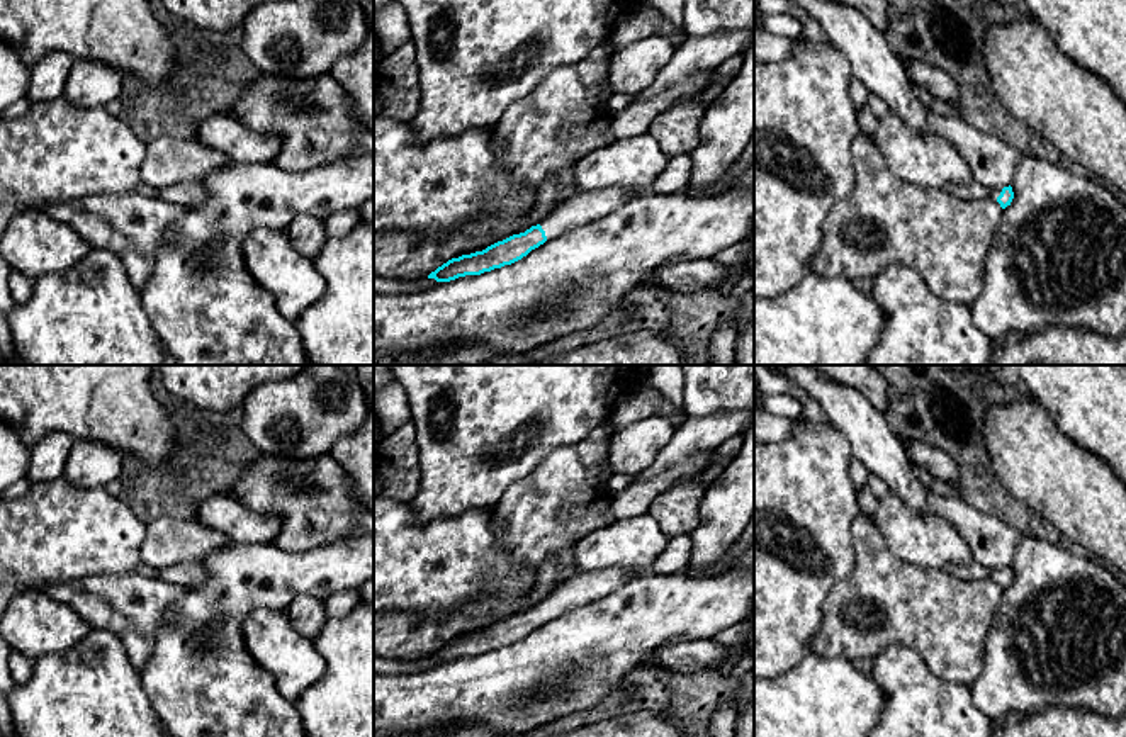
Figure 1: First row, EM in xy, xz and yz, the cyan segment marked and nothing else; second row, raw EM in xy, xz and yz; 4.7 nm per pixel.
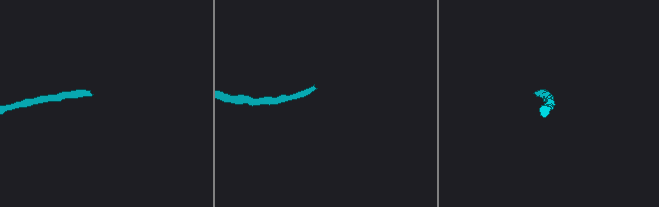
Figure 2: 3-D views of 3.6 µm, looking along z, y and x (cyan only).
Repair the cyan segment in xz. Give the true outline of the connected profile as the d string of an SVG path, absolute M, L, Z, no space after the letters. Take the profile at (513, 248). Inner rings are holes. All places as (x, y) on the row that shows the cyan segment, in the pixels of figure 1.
M610 187L603 190L579 188L559 207L554 207L537 226L498 241L482 251L452 258L431 272L428 278L435 278L436 282L450 282L459 277L481 275L484 272L511 265L545 241L557 238L581 224L605 217L639 195L642 194L625 190L622 187Z

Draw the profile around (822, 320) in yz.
M807 273L773 299L754 299L754 365L864 365L887 323L881 307L839 277Z

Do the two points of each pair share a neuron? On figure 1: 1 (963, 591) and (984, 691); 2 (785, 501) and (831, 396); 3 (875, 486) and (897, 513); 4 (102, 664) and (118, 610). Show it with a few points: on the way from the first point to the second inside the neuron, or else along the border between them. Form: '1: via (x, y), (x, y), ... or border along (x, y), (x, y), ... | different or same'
1: border along (989, 634), (984, 644), (984, 668), (968, 686) | different
2: border along (829, 421), (844, 438), (851, 457) | different
3: border along (889, 491), (882, 501) | different
4: border along (94, 627), (111, 632), (135, 664) | different

